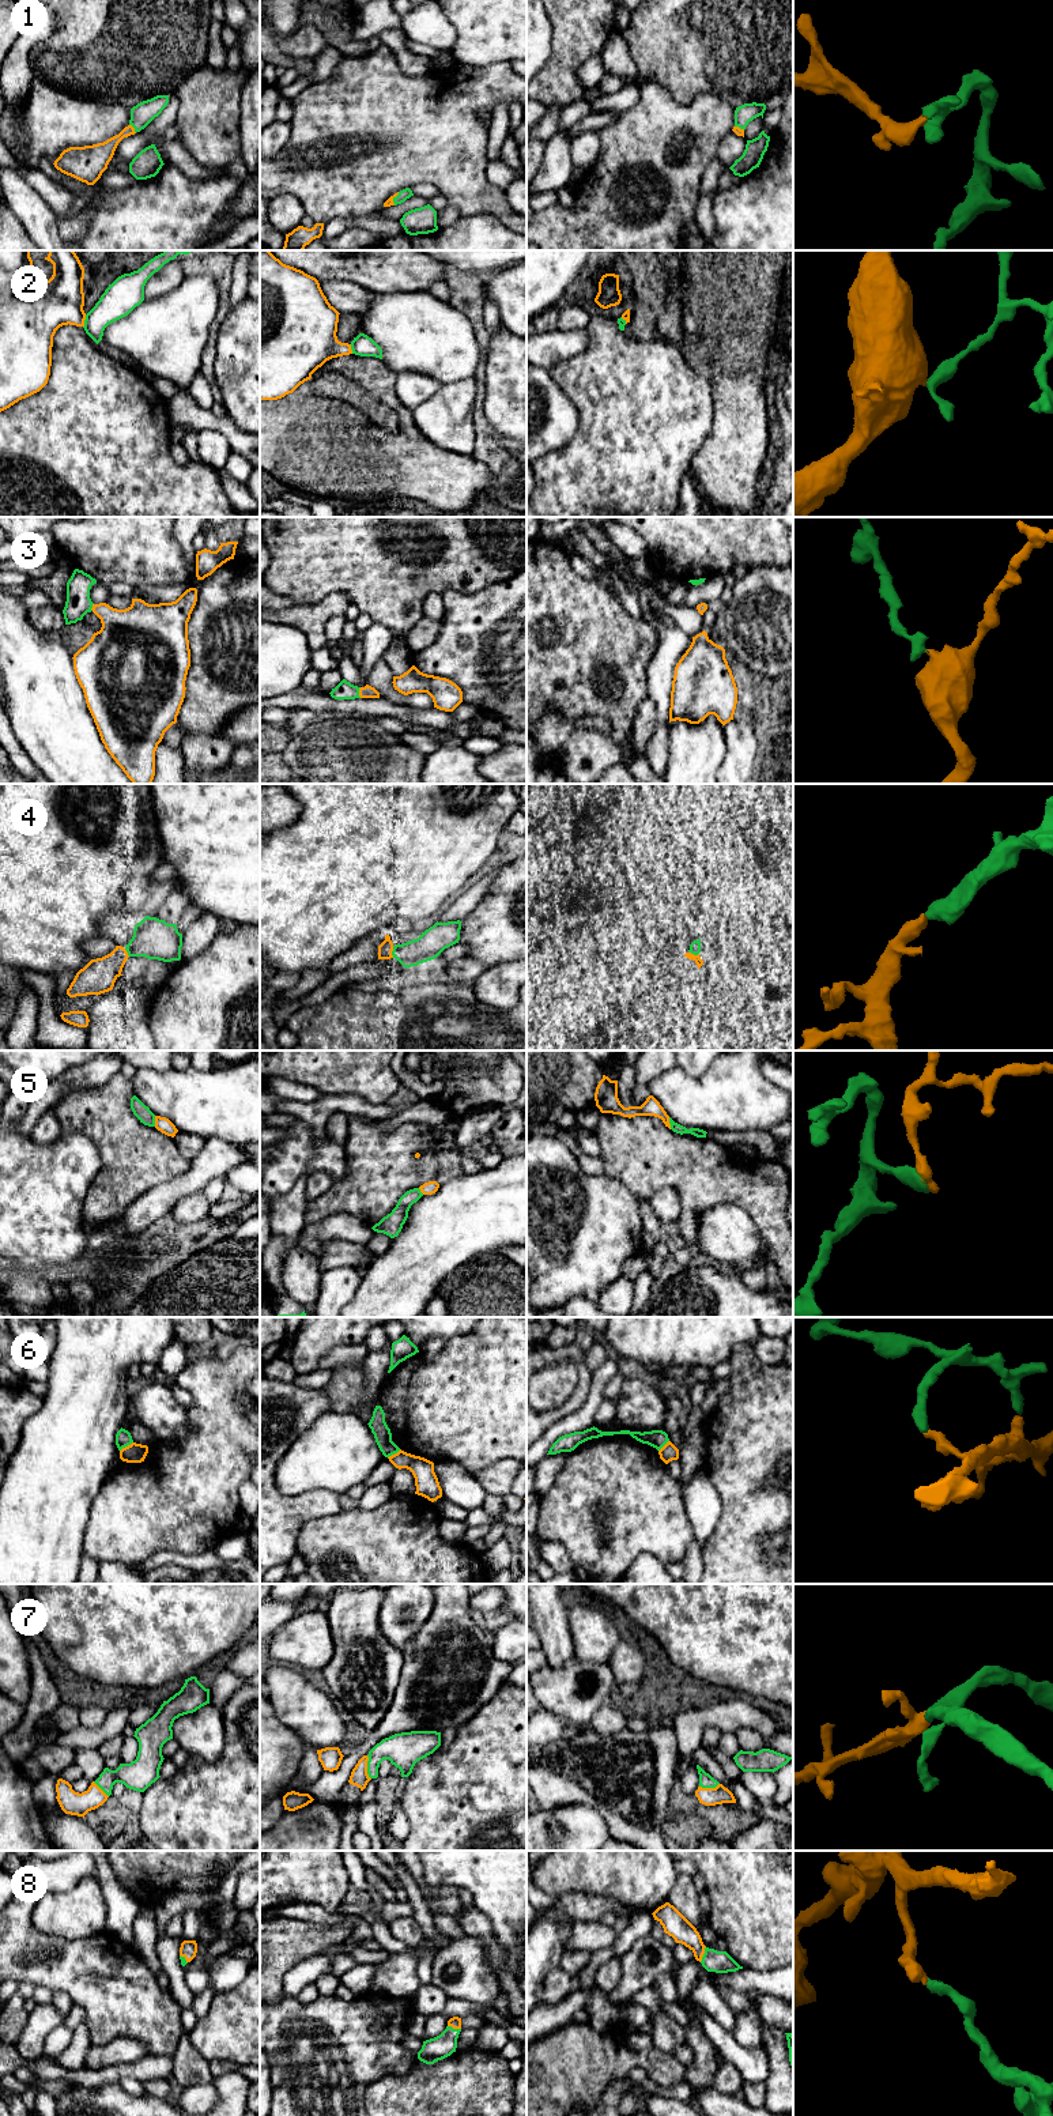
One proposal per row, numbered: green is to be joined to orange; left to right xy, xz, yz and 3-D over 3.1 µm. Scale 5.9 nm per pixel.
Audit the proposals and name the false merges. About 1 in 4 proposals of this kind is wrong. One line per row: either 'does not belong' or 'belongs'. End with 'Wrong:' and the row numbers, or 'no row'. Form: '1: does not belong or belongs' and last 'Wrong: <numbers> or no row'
1: belongs
2: does not belong
3: belongs
4: belongs
5: does not belong
6: does not belong
7: belongs
8: belongs
Wrong: 2, 5, 6

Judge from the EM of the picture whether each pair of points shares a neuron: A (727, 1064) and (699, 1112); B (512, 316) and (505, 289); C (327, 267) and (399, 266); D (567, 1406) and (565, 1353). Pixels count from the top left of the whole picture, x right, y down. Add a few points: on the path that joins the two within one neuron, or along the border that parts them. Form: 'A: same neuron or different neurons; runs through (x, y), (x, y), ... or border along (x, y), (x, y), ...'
A: same neuron; runs through (727, 1077), (727, 1085), (712, 1100)
B: same neuron; runs through (512, 309), (512, 295)
C: same neuron; runs through (344, 264), (381, 264)
D: same neuron; runs through (581, 1391), (582, 1366), (580, 1362)

